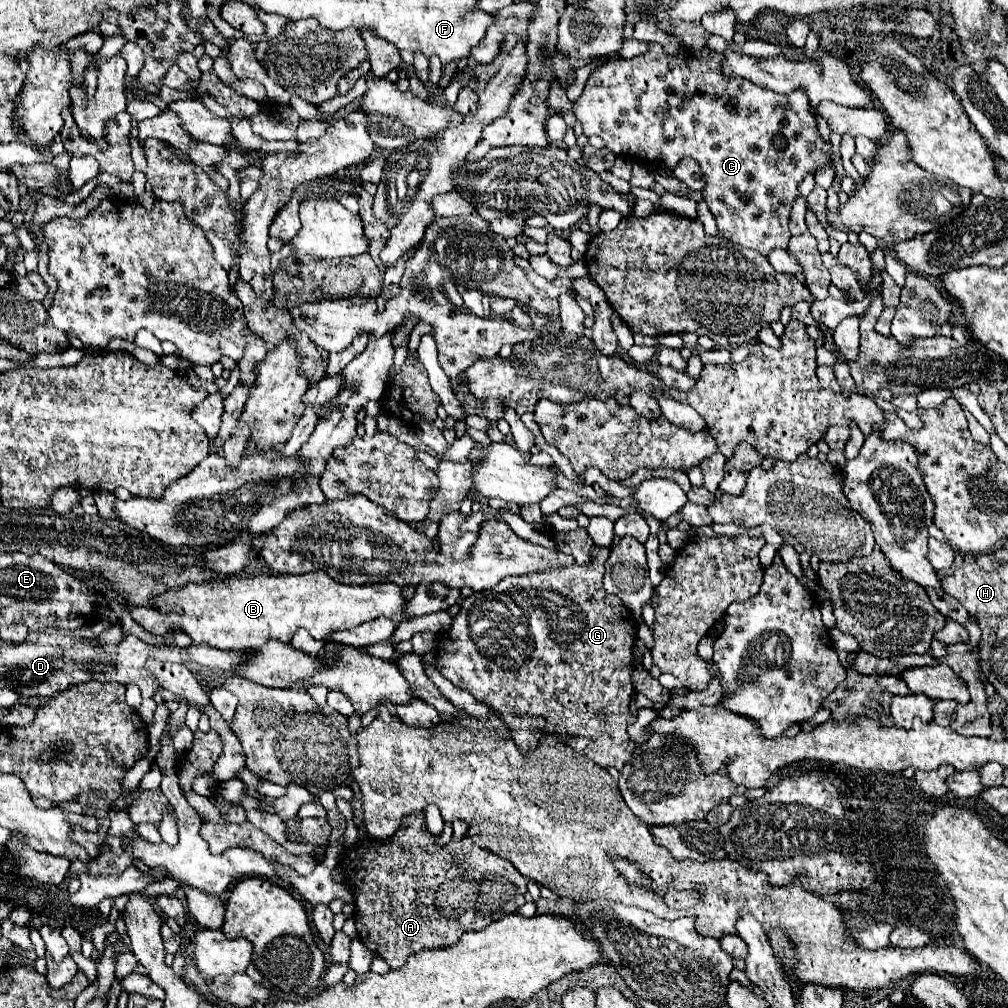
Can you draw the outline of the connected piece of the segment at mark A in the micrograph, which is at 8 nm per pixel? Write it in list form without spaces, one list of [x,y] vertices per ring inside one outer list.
[[[422,814],[404,816],[398,832],[392,838],[364,838],[356,848],[348,848],[344,852],[348,878],[356,870],[368,872],[362,878],[362,884],[354,888],[354,922],[358,938],[368,950],[386,960],[390,968],[402,968],[408,956],[412,956],[414,952],[450,946],[458,940],[458,934],[482,930],[490,922],[496,922],[502,916],[516,912],[516,908],[520,906],[520,902],[516,902],[514,896],[504,892],[504,886],[514,886],[510,880],[518,878],[516,868],[510,862],[490,854],[488,850],[478,848],[474,842],[470,842],[470,838],[450,840],[446,846],[436,846],[434,836],[428,834],[422,820]]]

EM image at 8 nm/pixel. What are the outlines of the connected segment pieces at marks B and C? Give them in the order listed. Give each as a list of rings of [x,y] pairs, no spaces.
[[[280,574],[280,576],[250,576],[226,578],[204,584],[186,584],[180,592],[168,592],[166,602],[182,606],[182,614],[166,614],[158,608],[136,606],[132,618],[152,634],[164,636],[168,630],[182,630],[194,642],[208,642],[210,646],[228,650],[258,650],[270,640],[288,644],[298,628],[304,628],[312,638],[326,640],[332,632],[356,628],[374,618],[390,618],[396,626],[410,620],[406,610],[406,596],[394,582],[346,586],[328,574]]]
[[[648,42],[648,52],[646,54],[640,54],[640,56],[634,56],[634,58],[612,58],[612,60],[604,62],[602,66],[598,66],[590,74],[582,96],[574,102],[574,114],[584,128],[584,136],[588,136],[588,138],[590,136],[600,136],[606,142],[606,148],[612,150],[616,156],[628,156],[630,160],[638,160],[638,162],[640,162],[640,158],[644,162],[654,162],[656,160],[656,164],[660,164],[660,168],[666,168],[666,170],[674,168],[686,156],[694,158],[704,172],[704,178],[706,178],[704,200],[706,200],[710,212],[714,214],[714,218],[718,222],[720,234],[730,242],[736,242],[744,248],[758,250],[762,256],[768,256],[772,250],[788,246],[788,240],[790,240],[788,220],[790,220],[792,204],[800,196],[798,194],[798,184],[804,180],[804,176],[808,172],[816,172],[818,168],[824,168],[824,166],[834,166],[834,156],[830,154],[832,144],[830,144],[830,140],[824,140],[820,136],[818,120],[816,120],[816,116],[810,108],[810,102],[808,102],[804,90],[794,90],[790,94],[778,94],[778,92],[766,90],[762,86],[756,86],[754,82],[748,82],[744,78],[726,78],[722,74],[722,62],[724,62],[724,54],[718,54],[718,52],[710,50],[708,46],[704,46],[702,50],[690,50],[682,44],[676,50],[676,54],[666,54],[666,50],[658,42]]]

